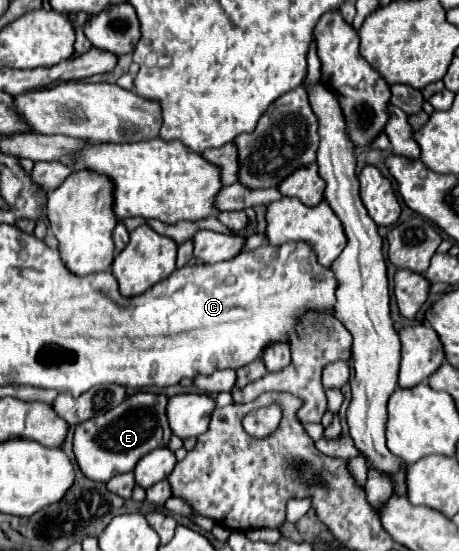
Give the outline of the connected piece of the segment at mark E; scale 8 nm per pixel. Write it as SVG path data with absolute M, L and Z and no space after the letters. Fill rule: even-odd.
M137 392L125 398L117 408L95 416L75 428L73 452L81 472L95 482L107 482L115 474L125 474L135 468L135 464L155 448L167 446L171 430L165 416L167 396L153 392Z

